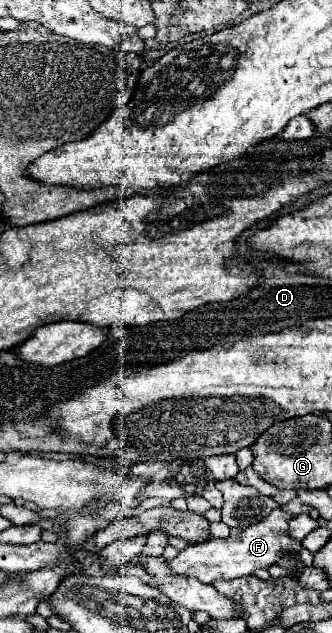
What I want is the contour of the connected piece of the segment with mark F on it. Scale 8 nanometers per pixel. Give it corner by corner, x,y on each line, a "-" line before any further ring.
277,508
273,510
263,522
257,522
247,528
231,530
229,538
223,540
207,540
201,544
189,544
185,550
181,550
173,560
169,560
171,570
183,576
193,576
203,584
211,584
213,580
233,580
241,576
251,576
255,570
271,568
279,562
281,556
291,556
301,552
301,542
295,542
289,536
287,522
291,520
291,514

